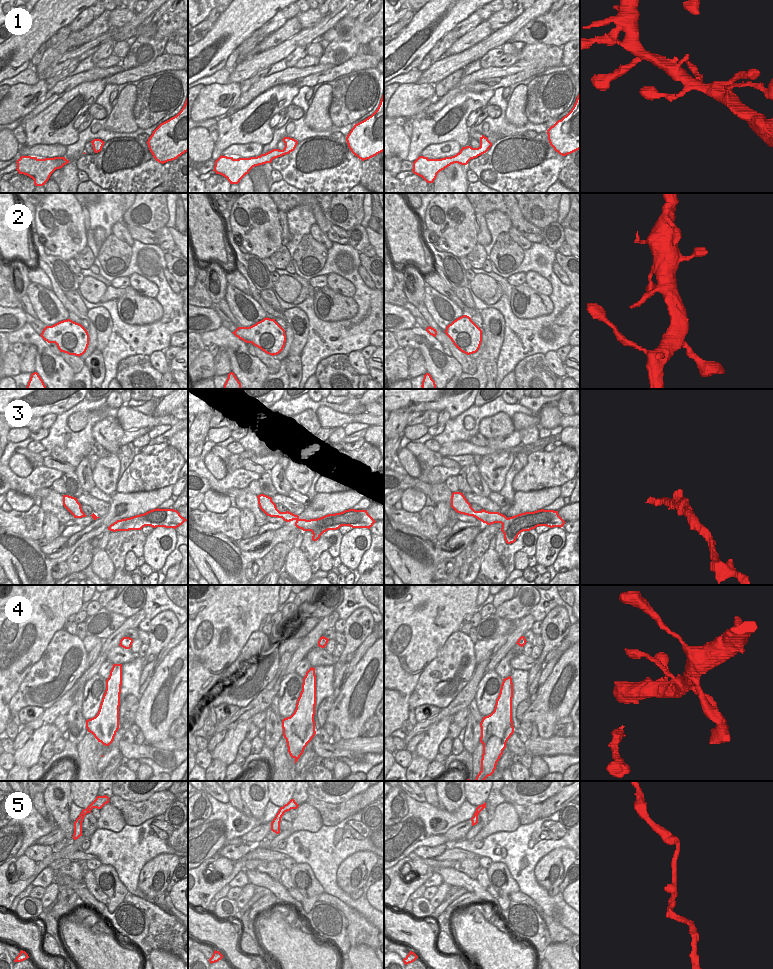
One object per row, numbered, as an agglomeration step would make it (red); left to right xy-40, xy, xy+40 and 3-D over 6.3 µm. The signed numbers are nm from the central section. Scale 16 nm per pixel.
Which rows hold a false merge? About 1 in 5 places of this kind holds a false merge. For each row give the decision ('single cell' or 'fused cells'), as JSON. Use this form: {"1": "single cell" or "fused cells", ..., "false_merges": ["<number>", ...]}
{"1": "single cell", "2": "single cell", "3": "single cell", "4": "single cell", "5": "single cell", "false_merges": []}

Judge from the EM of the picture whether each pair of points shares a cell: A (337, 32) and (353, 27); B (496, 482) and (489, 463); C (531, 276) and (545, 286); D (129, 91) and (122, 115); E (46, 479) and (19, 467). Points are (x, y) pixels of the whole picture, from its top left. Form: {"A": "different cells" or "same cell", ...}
{"A": "same cell", "B": "same cell", "C": "same cell", "D": "same cell", "E": "different cells"}

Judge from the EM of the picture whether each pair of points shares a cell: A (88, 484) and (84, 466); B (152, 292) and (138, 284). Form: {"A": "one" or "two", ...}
{"A": "one", "B": "one"}

